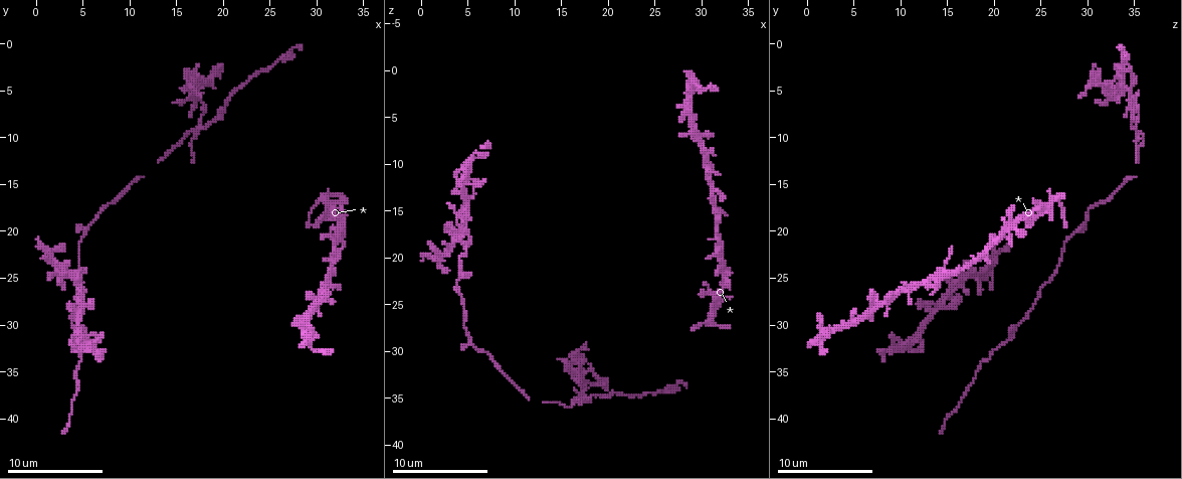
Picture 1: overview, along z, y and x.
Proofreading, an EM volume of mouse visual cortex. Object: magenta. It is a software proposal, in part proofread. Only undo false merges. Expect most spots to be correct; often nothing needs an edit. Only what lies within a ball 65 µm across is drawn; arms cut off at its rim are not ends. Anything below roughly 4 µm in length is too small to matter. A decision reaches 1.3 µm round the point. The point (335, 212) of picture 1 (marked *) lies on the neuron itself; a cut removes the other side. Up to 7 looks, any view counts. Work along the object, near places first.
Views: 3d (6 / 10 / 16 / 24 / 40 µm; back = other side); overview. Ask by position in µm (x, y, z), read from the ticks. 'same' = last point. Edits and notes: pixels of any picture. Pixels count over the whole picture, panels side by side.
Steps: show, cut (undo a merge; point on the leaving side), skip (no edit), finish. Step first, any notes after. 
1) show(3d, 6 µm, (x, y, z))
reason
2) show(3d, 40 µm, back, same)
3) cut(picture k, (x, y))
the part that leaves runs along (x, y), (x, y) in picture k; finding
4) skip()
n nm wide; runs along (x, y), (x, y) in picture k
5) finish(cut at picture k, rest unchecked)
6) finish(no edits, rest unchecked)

show(3d, 16 µm, (30.2, 16.6, 27.0))
three-way junction

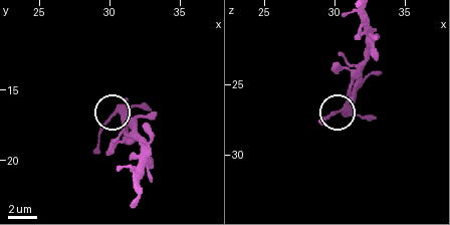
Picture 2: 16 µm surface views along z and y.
show(3d, 16 µm, back, (30.4, 16.6, 27.0))
other side

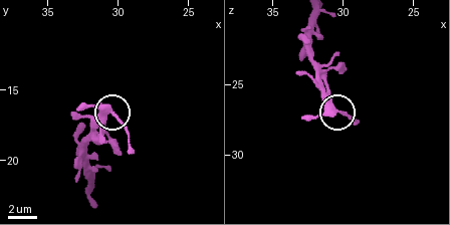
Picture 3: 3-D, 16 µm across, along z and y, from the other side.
skip()
280 nm wide; one neuron here

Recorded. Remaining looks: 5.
show(3d, 16 µm, (28.8, 29.0, 6.6))

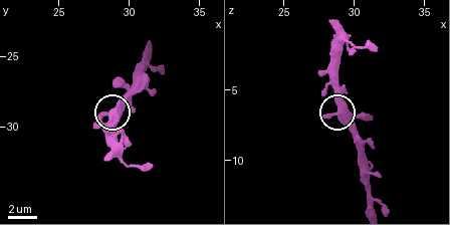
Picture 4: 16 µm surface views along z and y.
show(3d, 6 µm, same)
closer look

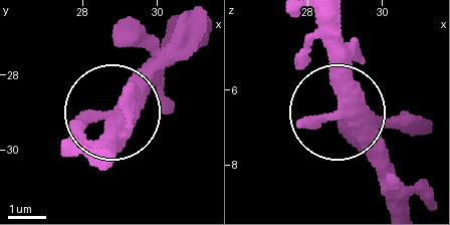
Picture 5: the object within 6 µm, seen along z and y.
skip()
runs along (409, 205), (390, 167), (342, 119), (342, 23) in picture 5; one neuron here

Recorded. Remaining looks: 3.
show(3d, 6 µm, (4.8, 20.4, 28.4))

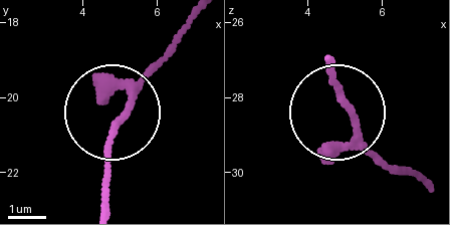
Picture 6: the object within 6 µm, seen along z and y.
show(3d, 6 µm, back, (5.00, 20.60, 28.25))
from behind

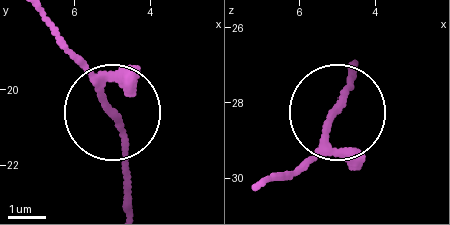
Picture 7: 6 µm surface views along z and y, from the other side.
skip()
one neuron here

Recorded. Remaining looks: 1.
show(3d, 16 µm, (17.4, 9.0, 35.2))
four-way junction

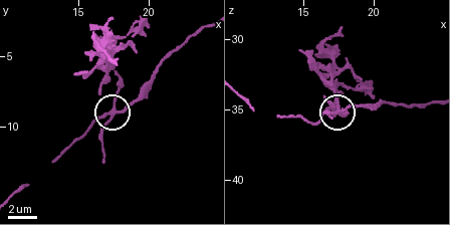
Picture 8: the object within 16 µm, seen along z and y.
cut(picture 8, (100, 131))
190 nm wide; a second neuron is stuck on

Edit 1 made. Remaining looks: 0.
finish(cut at picture 8, rest unchecked)

